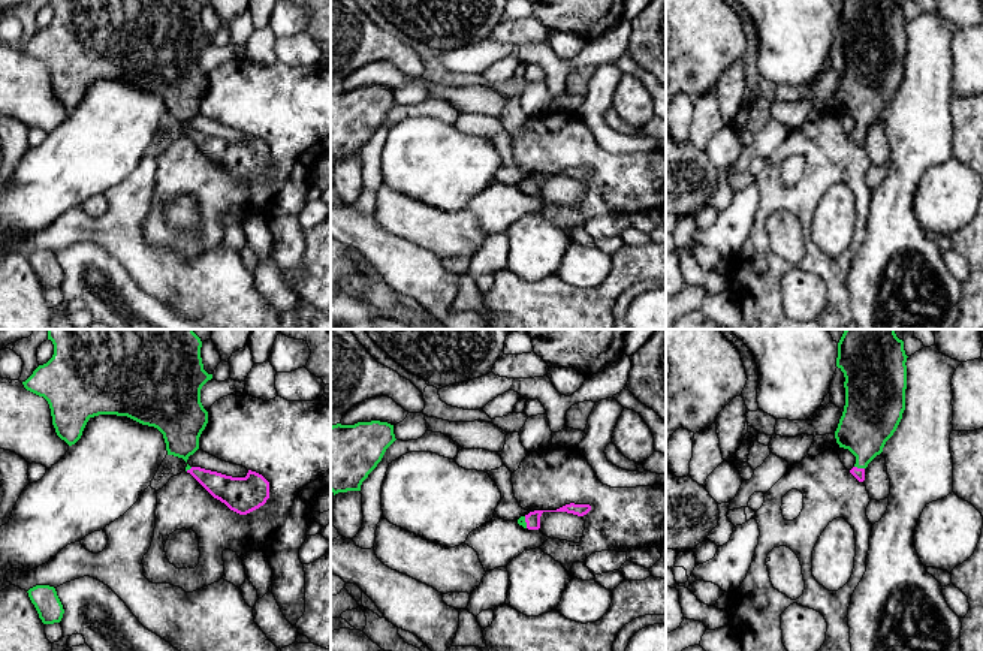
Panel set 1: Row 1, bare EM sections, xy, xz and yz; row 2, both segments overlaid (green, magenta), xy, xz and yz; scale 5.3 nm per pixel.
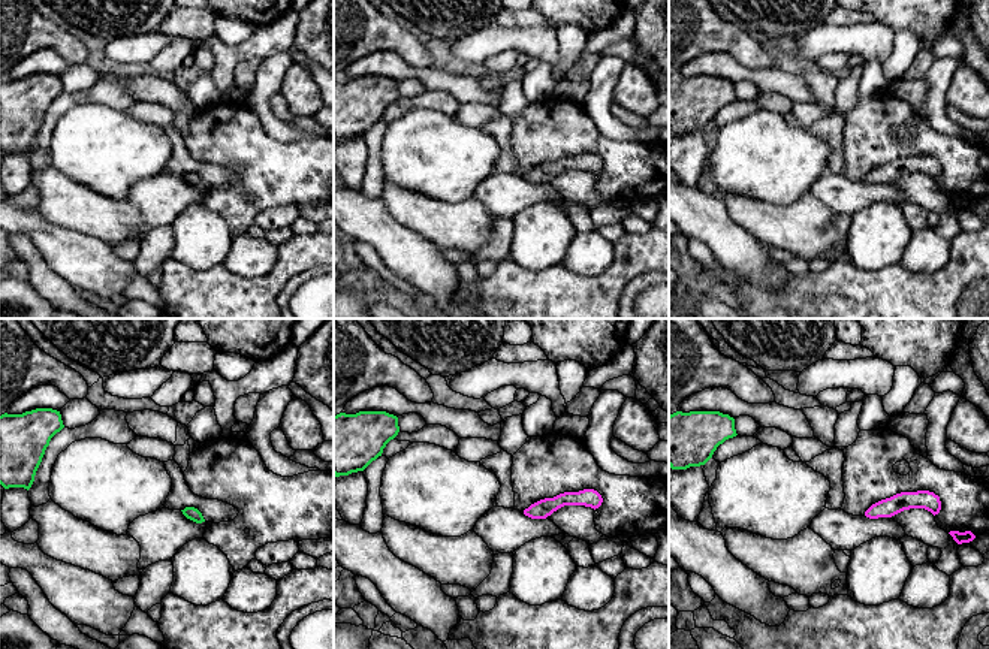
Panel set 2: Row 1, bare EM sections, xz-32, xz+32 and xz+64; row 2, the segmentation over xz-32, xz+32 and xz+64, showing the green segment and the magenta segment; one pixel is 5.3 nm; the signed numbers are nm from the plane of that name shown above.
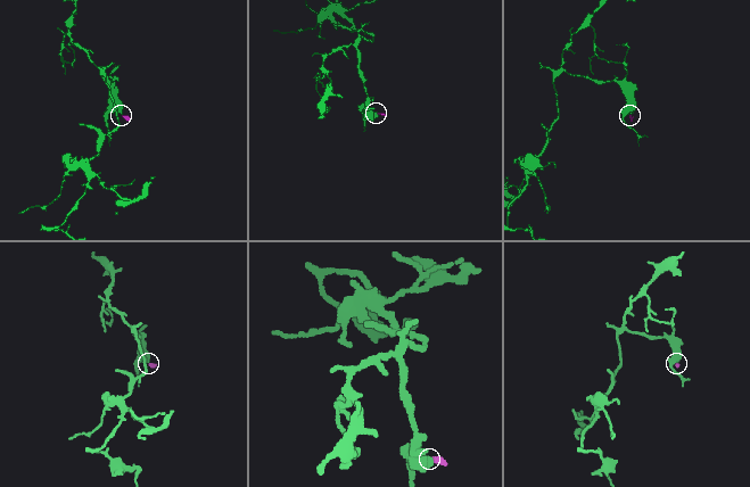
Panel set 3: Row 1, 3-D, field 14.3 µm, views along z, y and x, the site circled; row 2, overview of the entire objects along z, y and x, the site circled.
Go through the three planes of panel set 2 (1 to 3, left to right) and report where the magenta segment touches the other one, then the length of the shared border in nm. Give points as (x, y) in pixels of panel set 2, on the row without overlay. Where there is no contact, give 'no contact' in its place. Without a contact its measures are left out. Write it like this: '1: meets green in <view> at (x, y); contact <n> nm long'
1: no contact
2: no contact
3: no contact

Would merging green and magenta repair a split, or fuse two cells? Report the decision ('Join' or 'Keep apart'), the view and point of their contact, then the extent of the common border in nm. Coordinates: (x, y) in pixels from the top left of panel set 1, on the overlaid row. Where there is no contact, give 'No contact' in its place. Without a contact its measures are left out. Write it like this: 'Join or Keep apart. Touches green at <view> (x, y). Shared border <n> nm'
Join. Touches green at yz (859, 467). Shared border 60 nm

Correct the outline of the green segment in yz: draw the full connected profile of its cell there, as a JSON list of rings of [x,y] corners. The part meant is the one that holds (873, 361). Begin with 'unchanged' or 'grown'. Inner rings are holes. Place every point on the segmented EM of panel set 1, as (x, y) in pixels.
grown; [[[845,329],[838,343],[836,367],[845,377],[845,406],[835,438],[856,456],[850,473],[859,482],[902,419],[907,358],[895,329]]]

